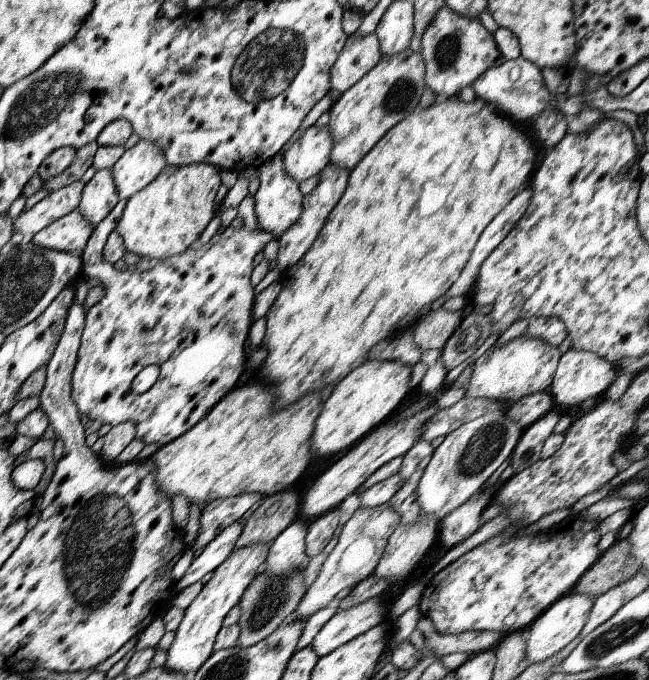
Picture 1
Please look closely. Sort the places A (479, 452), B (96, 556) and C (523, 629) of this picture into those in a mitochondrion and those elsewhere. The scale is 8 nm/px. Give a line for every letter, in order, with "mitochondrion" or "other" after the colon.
A: mitochondrion
B: mitochondrion
C: other

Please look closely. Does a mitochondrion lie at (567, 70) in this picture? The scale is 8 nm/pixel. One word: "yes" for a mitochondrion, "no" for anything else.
no

